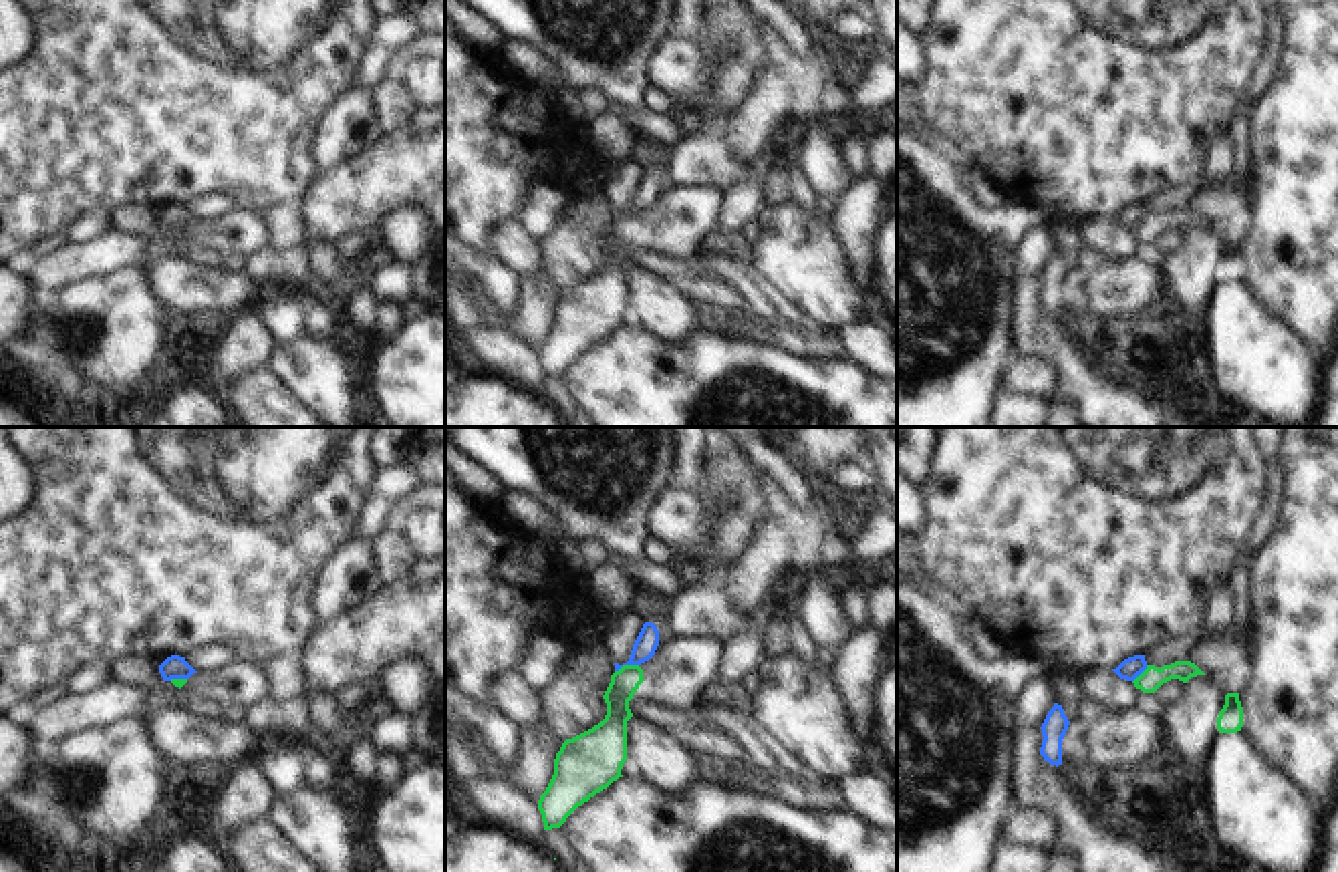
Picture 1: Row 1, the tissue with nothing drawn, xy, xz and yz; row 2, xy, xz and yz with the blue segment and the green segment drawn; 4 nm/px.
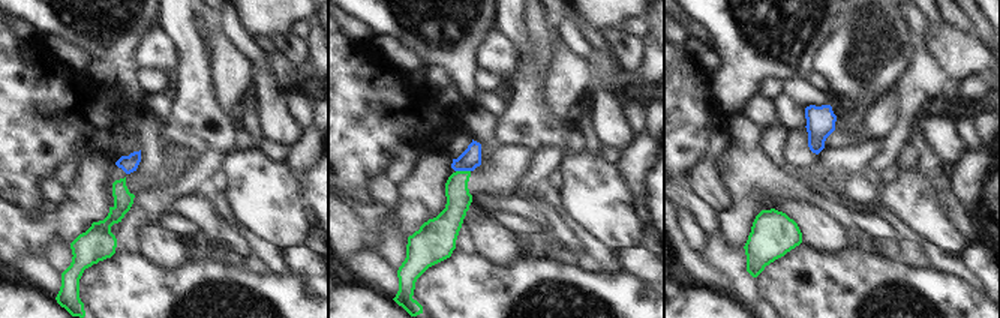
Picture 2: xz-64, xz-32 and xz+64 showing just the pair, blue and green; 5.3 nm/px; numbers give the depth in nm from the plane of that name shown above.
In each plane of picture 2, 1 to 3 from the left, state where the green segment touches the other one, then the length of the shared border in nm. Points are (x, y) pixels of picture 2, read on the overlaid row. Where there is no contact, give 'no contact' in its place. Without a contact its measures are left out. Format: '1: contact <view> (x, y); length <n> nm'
1: no contact
2: contact xz-32 (464, 170); length 80 nm
3: no contact

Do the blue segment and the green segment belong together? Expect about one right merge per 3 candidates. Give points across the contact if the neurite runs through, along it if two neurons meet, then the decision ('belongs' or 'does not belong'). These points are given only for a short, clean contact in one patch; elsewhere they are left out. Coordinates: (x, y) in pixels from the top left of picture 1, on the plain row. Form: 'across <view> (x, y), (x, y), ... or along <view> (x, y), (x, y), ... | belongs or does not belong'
along xz (637, 212), (625, 212), (615, 220) | does not belong

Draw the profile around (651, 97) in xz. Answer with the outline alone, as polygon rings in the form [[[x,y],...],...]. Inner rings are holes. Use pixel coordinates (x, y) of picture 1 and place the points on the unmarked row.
[[[649,83],[641,91],[639,99],[643,109],[649,109],[653,113],[675,113],[673,99]]]

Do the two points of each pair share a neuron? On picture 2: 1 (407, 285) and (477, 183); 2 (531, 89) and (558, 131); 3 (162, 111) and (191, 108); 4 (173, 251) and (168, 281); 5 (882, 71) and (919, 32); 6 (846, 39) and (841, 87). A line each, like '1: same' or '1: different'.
1: same
2: same
3: different
4: different
5: different
6: same

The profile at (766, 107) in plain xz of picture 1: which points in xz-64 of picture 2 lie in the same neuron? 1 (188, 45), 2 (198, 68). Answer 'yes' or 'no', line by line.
1: no
2: no

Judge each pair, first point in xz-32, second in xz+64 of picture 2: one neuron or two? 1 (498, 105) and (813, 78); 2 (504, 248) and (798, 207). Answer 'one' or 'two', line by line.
1: two
2: one

